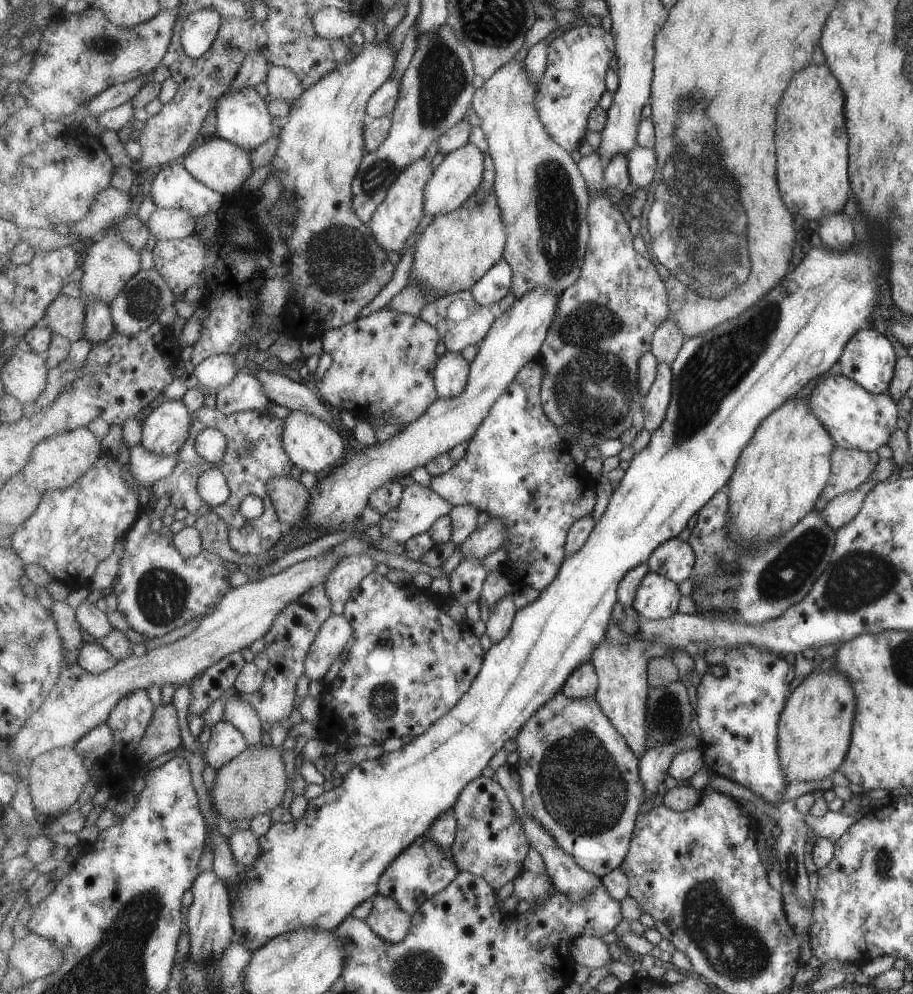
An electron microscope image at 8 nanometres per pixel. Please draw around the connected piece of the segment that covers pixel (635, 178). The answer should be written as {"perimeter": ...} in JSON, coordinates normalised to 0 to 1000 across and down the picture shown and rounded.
{"perimeter":[[[698,147],[688,157],[693,187],[706,189],[717,181],[721,157],[717,150]]]}

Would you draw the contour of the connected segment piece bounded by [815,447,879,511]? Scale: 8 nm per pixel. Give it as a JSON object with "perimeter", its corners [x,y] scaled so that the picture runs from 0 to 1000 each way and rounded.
{"perimeter":[[[915,450],[909,457],[909,478],[896,499],[893,512],[898,514],[911,501],[938,492],[954,477],[961,463],[958,454]]]}

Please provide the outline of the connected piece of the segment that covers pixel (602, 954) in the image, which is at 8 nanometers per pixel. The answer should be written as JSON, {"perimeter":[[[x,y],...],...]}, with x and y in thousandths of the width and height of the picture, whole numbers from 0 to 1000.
{"perimeter":[[[633,942],[625,949],[625,958],[633,972],[651,975],[669,970],[667,952],[655,942]]]}

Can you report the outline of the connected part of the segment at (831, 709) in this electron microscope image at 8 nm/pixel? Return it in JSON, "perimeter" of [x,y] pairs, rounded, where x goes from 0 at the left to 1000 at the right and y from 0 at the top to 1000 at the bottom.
{"perimeter":[[[913,672],[885,678],[871,694],[865,697],[865,702],[853,727],[853,759],[858,777],[861,777],[862,788],[867,785],[877,787],[899,785],[904,781],[908,782],[908,779],[915,777],[917,771],[922,769],[931,751],[936,703],[935,693],[931,689],[931,685]]]}

